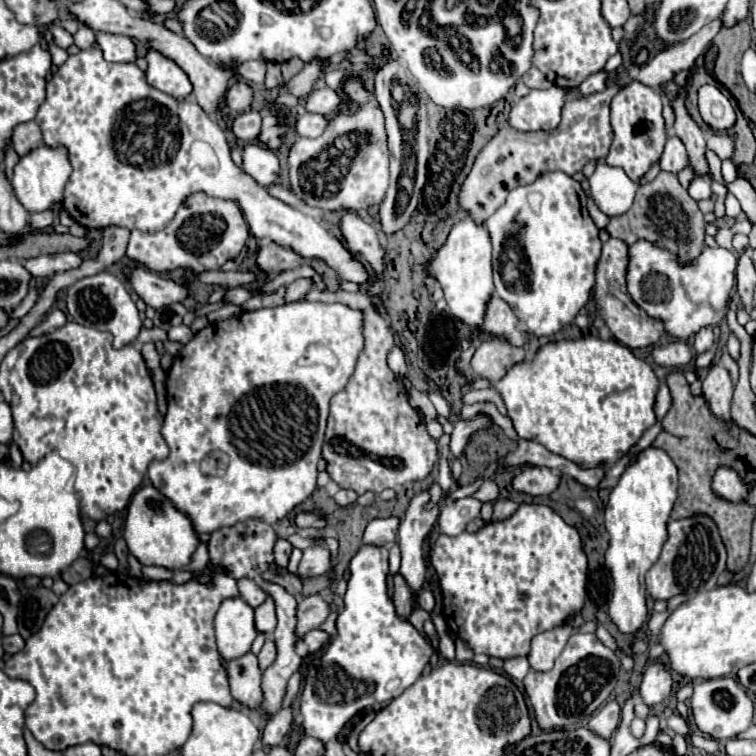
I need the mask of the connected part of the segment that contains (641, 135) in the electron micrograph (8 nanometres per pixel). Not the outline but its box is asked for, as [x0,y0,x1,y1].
[606,80,666,180]

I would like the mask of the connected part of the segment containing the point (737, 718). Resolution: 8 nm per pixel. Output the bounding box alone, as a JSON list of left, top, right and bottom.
[690,678,754,740]

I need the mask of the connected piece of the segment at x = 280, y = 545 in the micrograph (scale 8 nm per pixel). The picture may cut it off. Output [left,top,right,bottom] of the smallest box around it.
[274,540,292,568]

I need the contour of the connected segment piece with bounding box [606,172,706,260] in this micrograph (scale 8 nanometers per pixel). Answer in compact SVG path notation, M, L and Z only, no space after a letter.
M658 172L652 182L640 182L632 208L622 216L610 218L606 232L612 238L624 240L626 244L644 238L658 244L660 248L670 248L680 256L680 260L690 260L690 256L698 256L698 252L702 252L704 248L704 226L704 214L690 198L688 190L680 186L676 174Z

